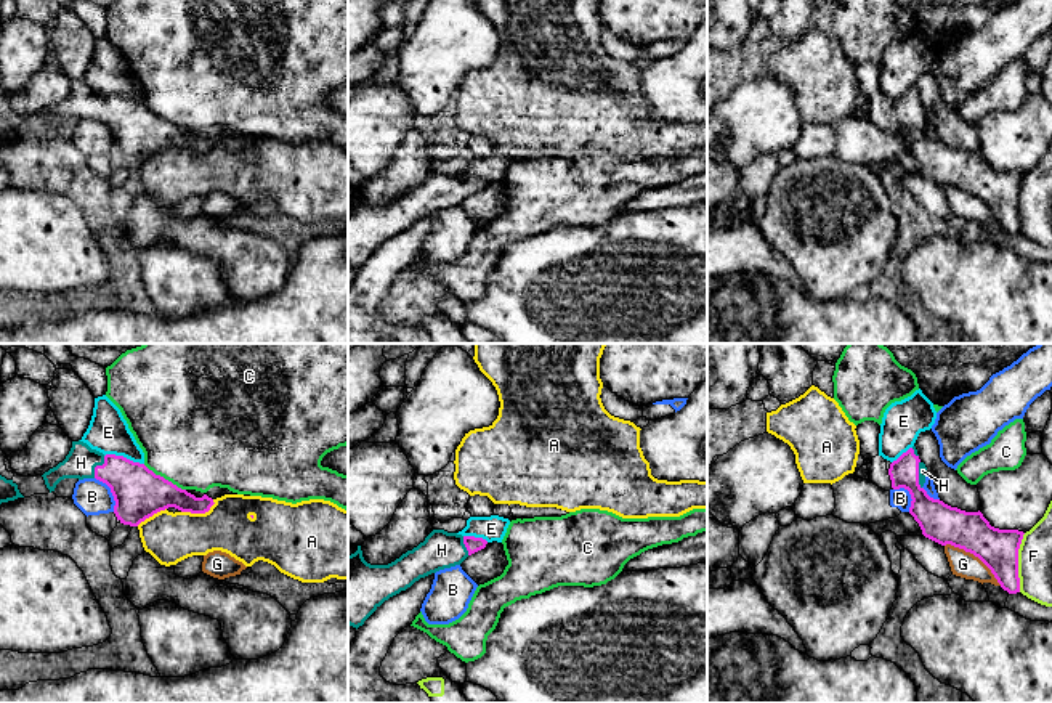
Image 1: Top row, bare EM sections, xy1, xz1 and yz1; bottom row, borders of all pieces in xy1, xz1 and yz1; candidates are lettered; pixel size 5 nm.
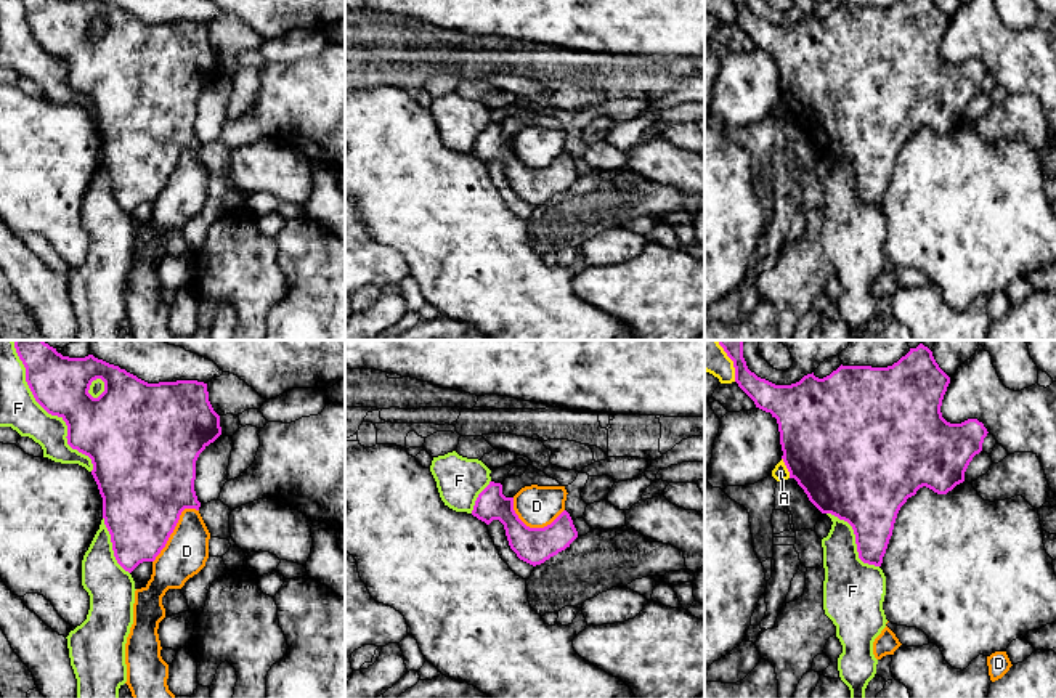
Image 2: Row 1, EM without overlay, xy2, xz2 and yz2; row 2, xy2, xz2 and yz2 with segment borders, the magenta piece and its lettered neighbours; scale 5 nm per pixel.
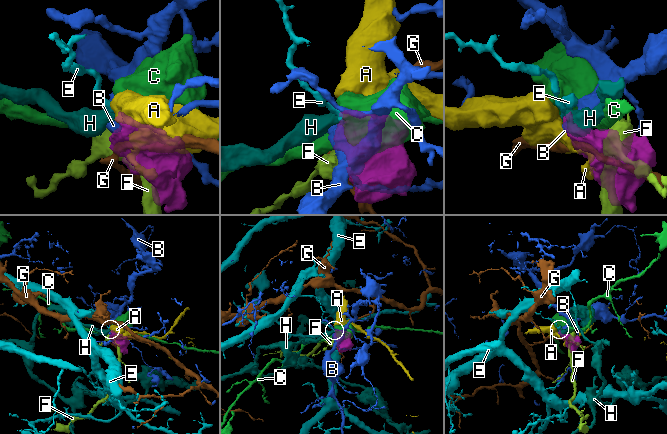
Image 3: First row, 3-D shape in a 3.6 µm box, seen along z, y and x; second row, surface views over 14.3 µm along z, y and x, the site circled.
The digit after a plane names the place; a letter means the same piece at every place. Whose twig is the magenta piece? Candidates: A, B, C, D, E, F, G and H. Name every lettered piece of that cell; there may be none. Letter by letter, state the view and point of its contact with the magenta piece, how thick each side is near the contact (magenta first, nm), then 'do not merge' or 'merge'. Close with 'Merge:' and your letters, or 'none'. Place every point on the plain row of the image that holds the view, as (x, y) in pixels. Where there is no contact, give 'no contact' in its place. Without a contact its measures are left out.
A: contact xy1 (198, 153); calibres 190 and 260 nm; do not merge
B: contact xy1 (111, 132); calibres 260 and 180 nm; do not merge
C: contact xy1 (162, 117); calibres 260 and 500 nm; do not merge
D: contact xy2 (174, 169); calibres 440 and 220 nm; do not merge
E: contact xy1 (122, 97); calibres 260 and 200 nm; do not merge
F: contact xy2 (58, 56); calibres 340 and 190 nm; do not merge
G: contact yz1 (975, 196); calibres 200 and 130 nm; do not merge
H: contact xy1 (97, 106); calibres 260 and 150 nm; merge
Merge: H

